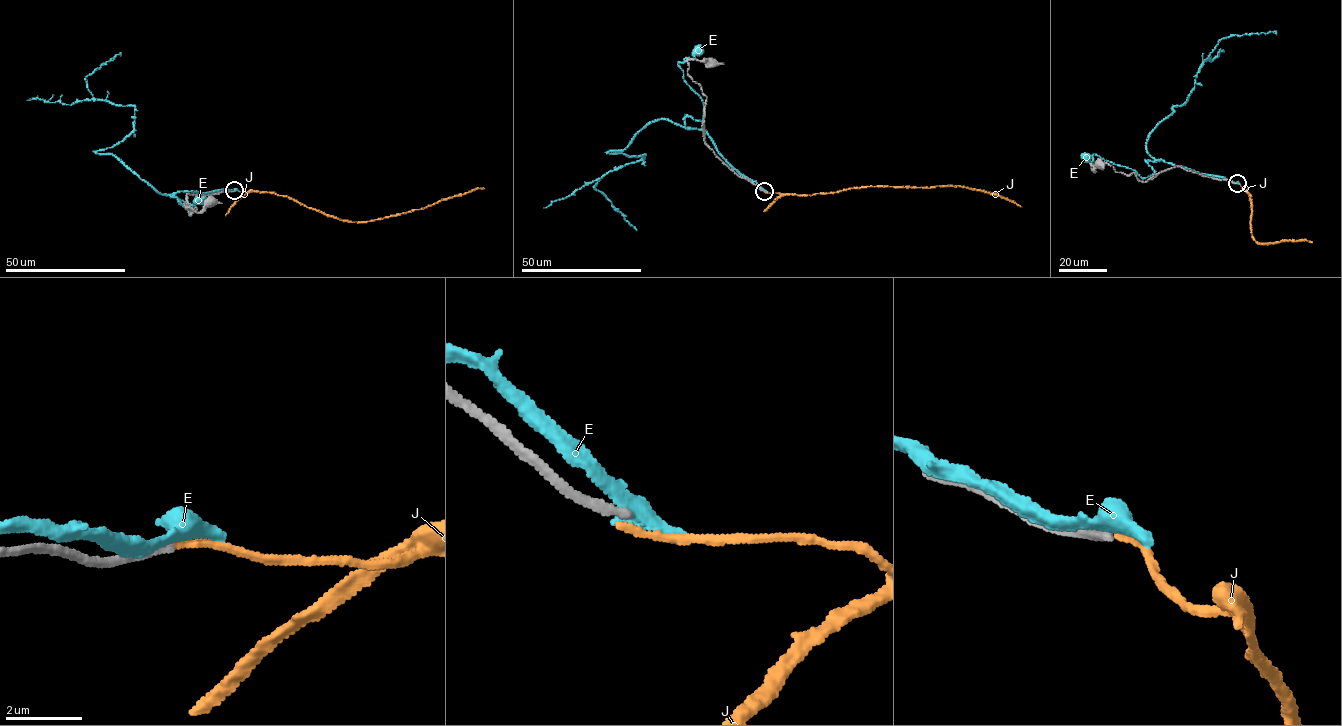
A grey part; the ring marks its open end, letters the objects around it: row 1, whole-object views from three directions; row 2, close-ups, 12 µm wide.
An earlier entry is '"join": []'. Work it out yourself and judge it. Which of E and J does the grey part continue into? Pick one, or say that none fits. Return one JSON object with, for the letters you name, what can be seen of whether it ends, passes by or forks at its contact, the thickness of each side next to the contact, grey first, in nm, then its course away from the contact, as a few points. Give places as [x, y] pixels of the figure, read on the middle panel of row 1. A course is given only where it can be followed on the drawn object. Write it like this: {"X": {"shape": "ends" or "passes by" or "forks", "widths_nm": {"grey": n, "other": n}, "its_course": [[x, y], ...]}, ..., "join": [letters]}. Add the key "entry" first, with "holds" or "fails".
{"entry": "holds", "join": []}

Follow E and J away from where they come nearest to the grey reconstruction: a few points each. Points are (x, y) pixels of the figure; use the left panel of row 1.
E: (234, 190), (170, 195), (186, 202), (190, 211), (192, 205), (181, 204), (177, 199), (184, 206), (199, 199)
J: (234, 191), (273, 192), (330, 216), (349, 221), (368, 221), (484, 188)

